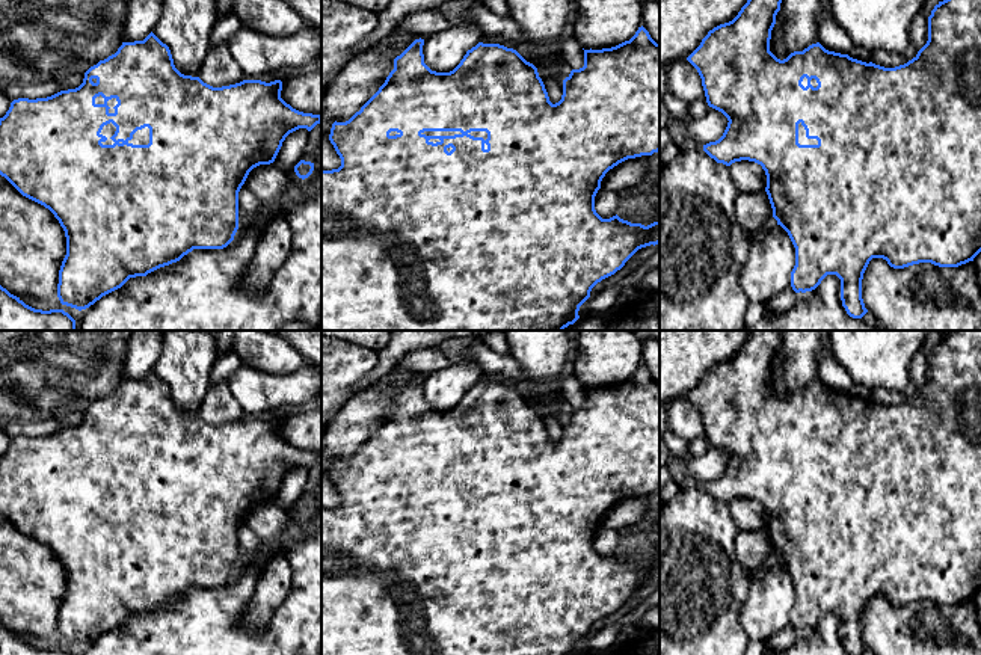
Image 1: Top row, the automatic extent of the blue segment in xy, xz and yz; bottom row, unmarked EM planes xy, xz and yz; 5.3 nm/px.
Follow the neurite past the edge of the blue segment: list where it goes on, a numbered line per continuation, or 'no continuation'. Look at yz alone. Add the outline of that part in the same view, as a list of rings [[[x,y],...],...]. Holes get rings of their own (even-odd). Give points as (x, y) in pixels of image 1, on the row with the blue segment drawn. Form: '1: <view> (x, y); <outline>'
1: yz (802, 133); [[[801,122],[798,124],[798,143],[800,145],[818,145],[818,140],[816,139],[807,139],[806,137],[806,130],[801,125]]]

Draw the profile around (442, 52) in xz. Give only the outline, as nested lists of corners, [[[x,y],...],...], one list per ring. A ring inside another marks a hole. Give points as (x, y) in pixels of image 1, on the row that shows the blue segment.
[[[468,23],[445,24],[439,32],[426,36],[423,45],[424,63],[436,72],[453,71],[468,50],[475,47],[483,32]]]

